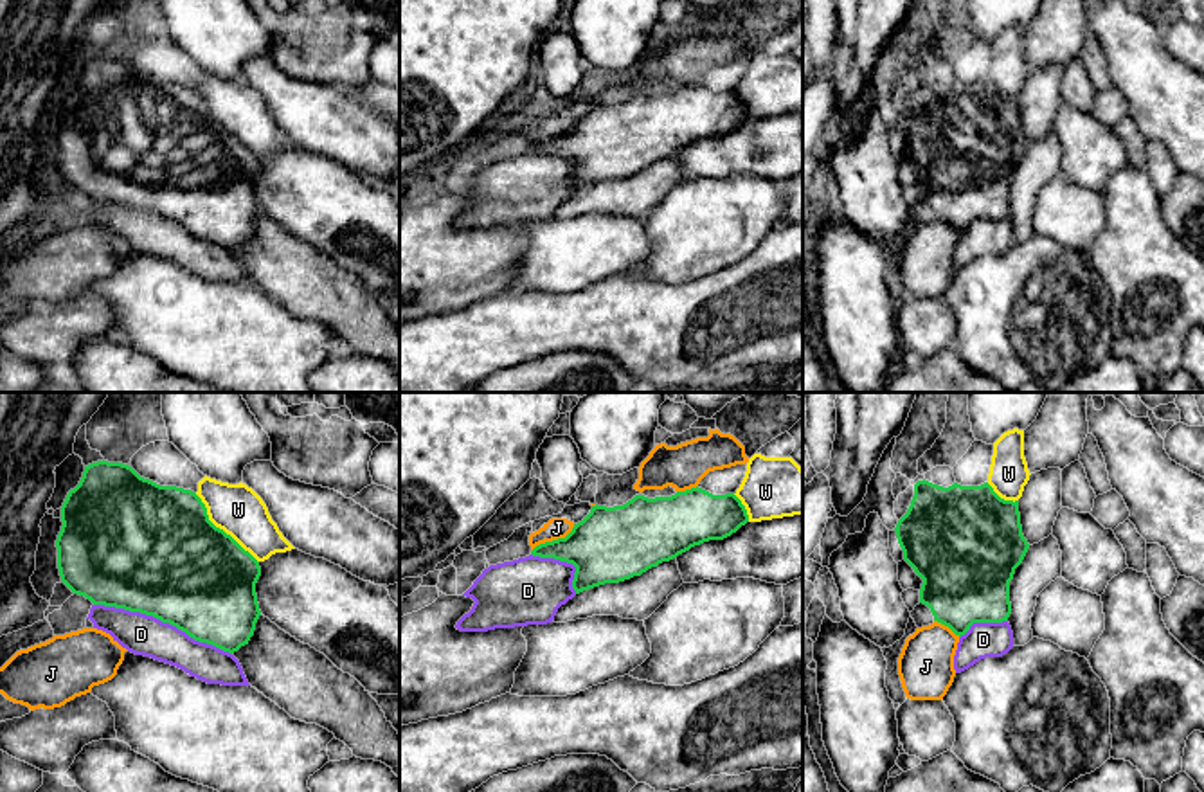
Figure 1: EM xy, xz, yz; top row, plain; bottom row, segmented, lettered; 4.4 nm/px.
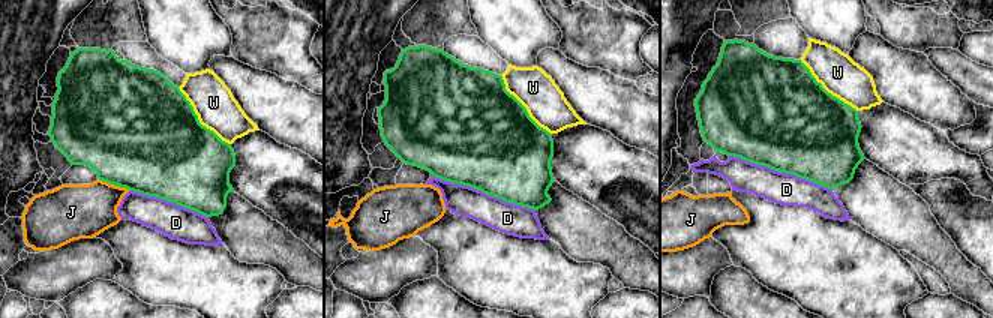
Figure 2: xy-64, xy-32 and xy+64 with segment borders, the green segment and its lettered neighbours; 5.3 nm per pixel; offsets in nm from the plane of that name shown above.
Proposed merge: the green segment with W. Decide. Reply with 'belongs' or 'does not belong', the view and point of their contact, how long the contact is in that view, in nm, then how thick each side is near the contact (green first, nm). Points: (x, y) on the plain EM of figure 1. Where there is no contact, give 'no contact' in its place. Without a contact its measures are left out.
does not belong | xy (222, 126) | 420 nm | 480/220 nm

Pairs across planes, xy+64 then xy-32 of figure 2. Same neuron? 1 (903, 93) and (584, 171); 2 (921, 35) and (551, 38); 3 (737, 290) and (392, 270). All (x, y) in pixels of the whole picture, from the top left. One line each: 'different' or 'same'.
1: same
2: different
3: different

